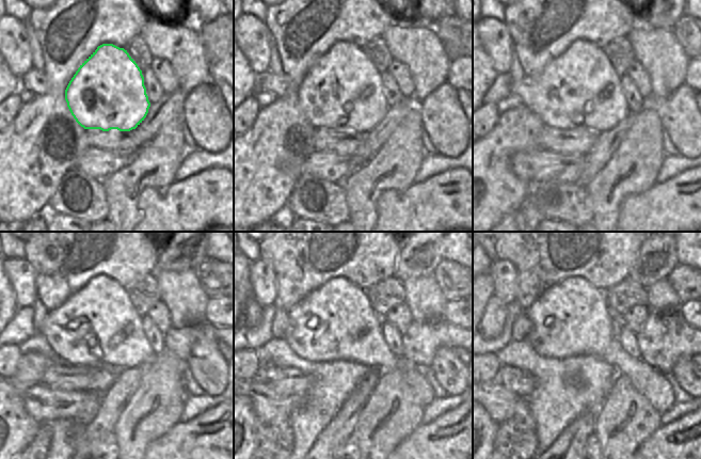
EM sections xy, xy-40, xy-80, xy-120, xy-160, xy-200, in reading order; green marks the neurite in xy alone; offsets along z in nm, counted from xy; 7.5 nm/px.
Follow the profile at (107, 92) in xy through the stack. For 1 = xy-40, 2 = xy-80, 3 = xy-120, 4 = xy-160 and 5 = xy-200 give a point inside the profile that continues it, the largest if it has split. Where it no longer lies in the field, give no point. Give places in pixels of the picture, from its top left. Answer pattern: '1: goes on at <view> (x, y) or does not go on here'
1: goes on at xy-40 (343, 90)
2: goes on at xy-80 (579, 88)
3: goes on at xy-120 (97, 326)
4: goes on at xy-160 (335, 321)
5: goes on at xy-200 (572, 317)

